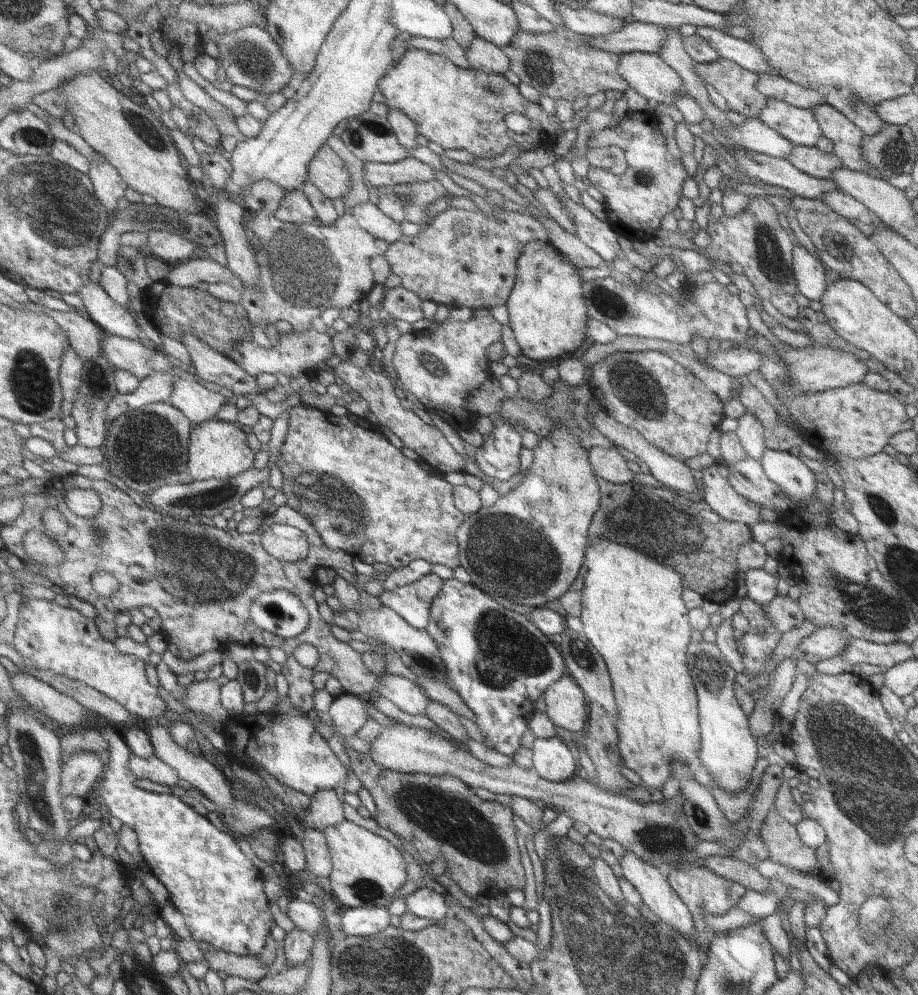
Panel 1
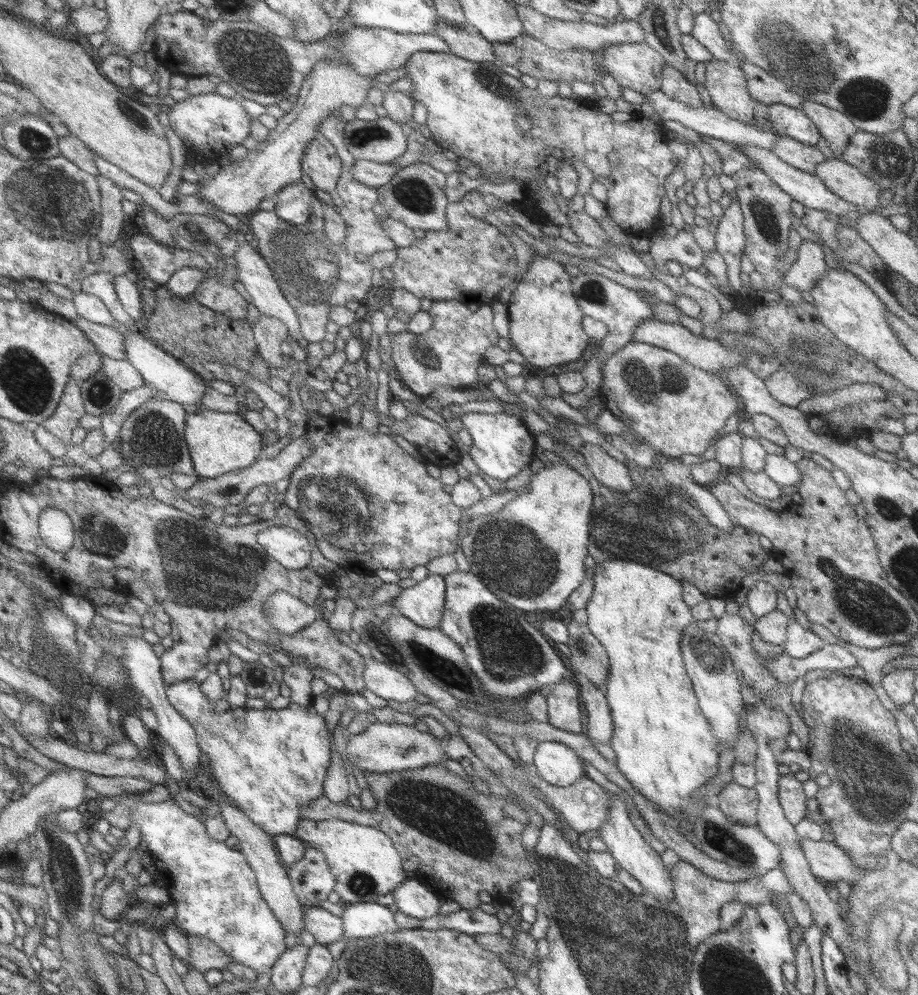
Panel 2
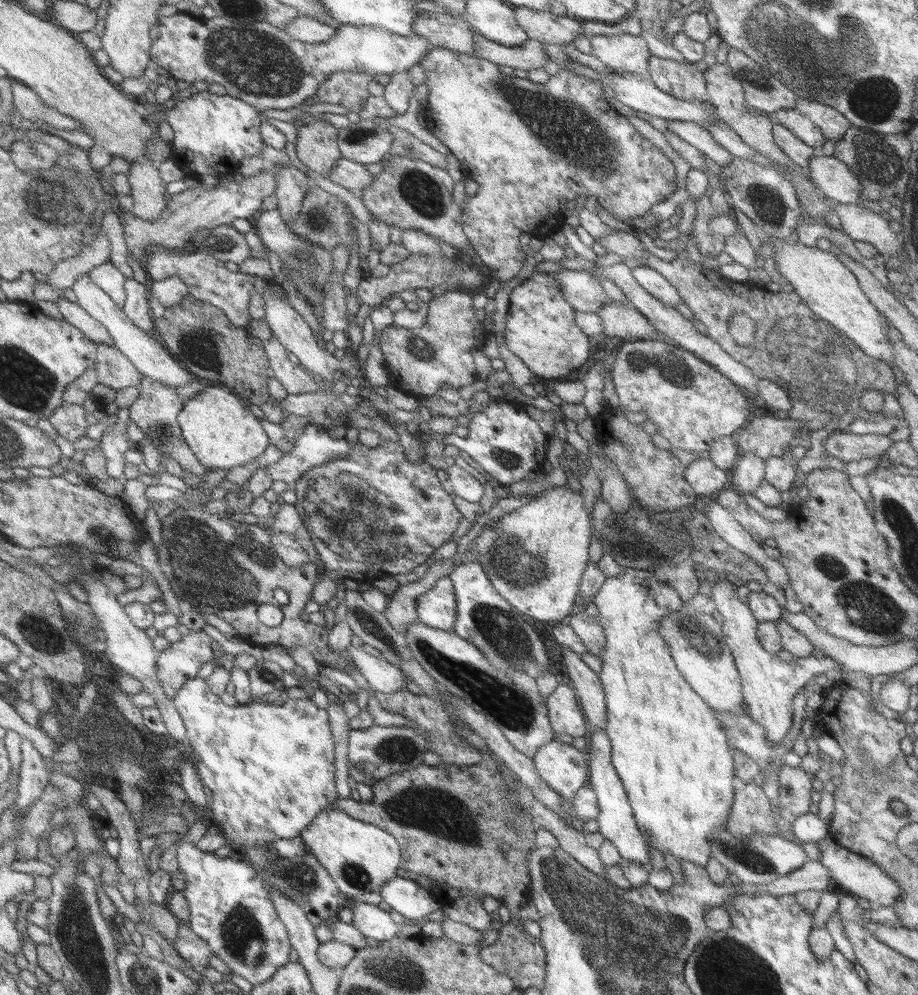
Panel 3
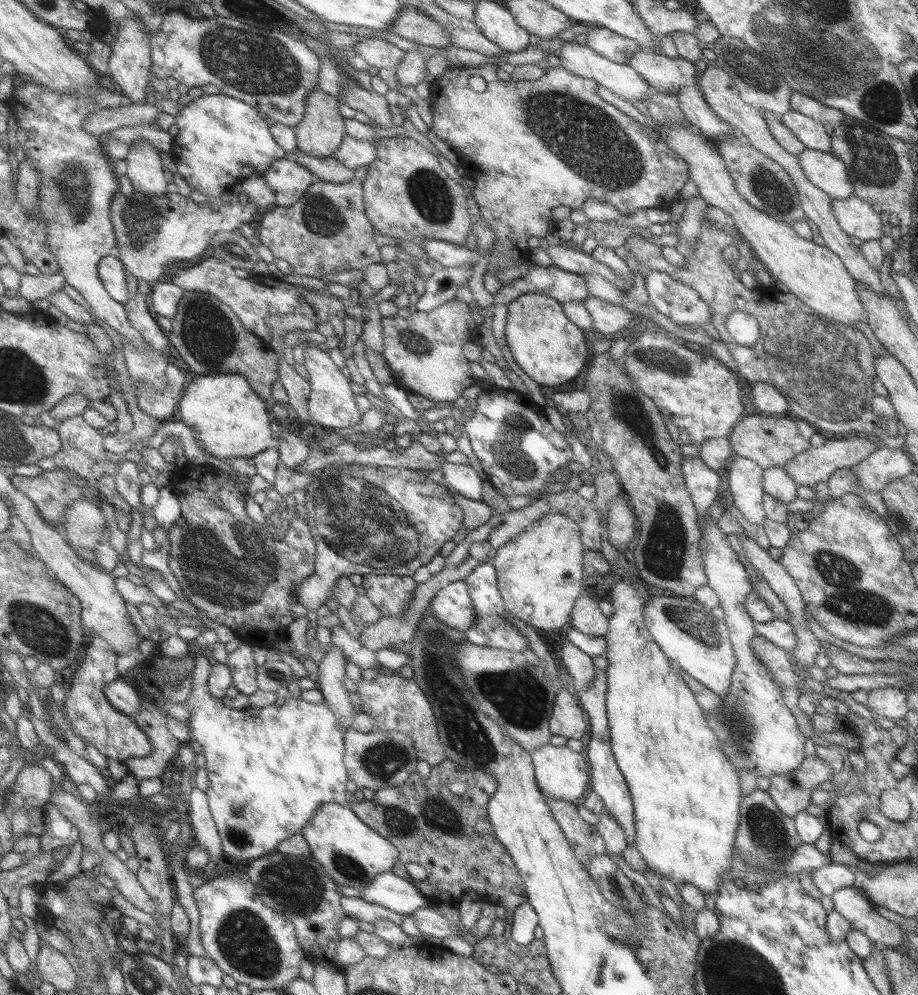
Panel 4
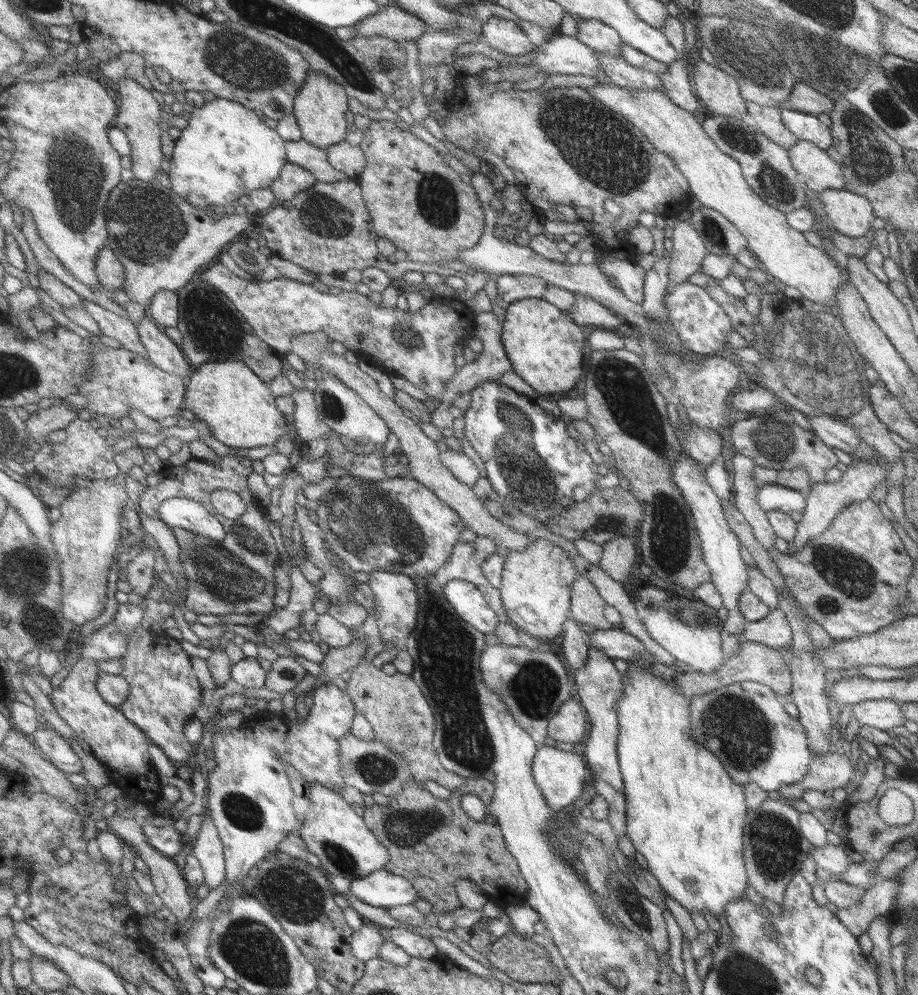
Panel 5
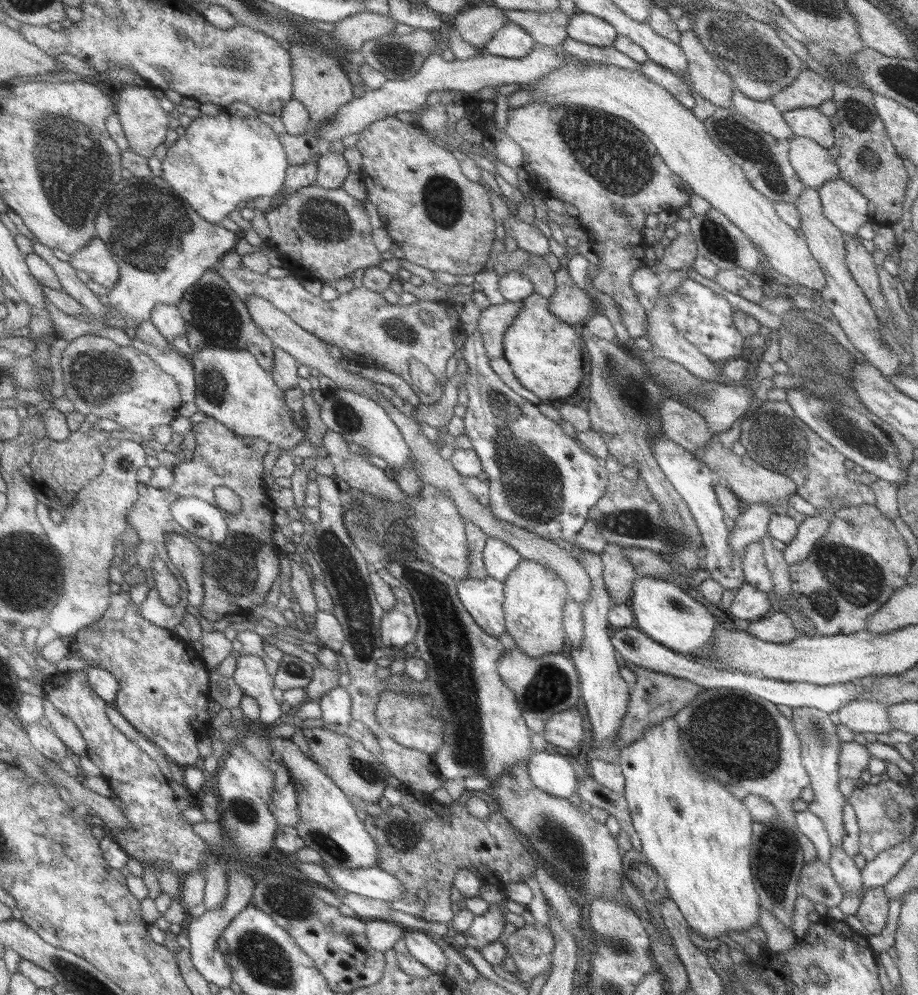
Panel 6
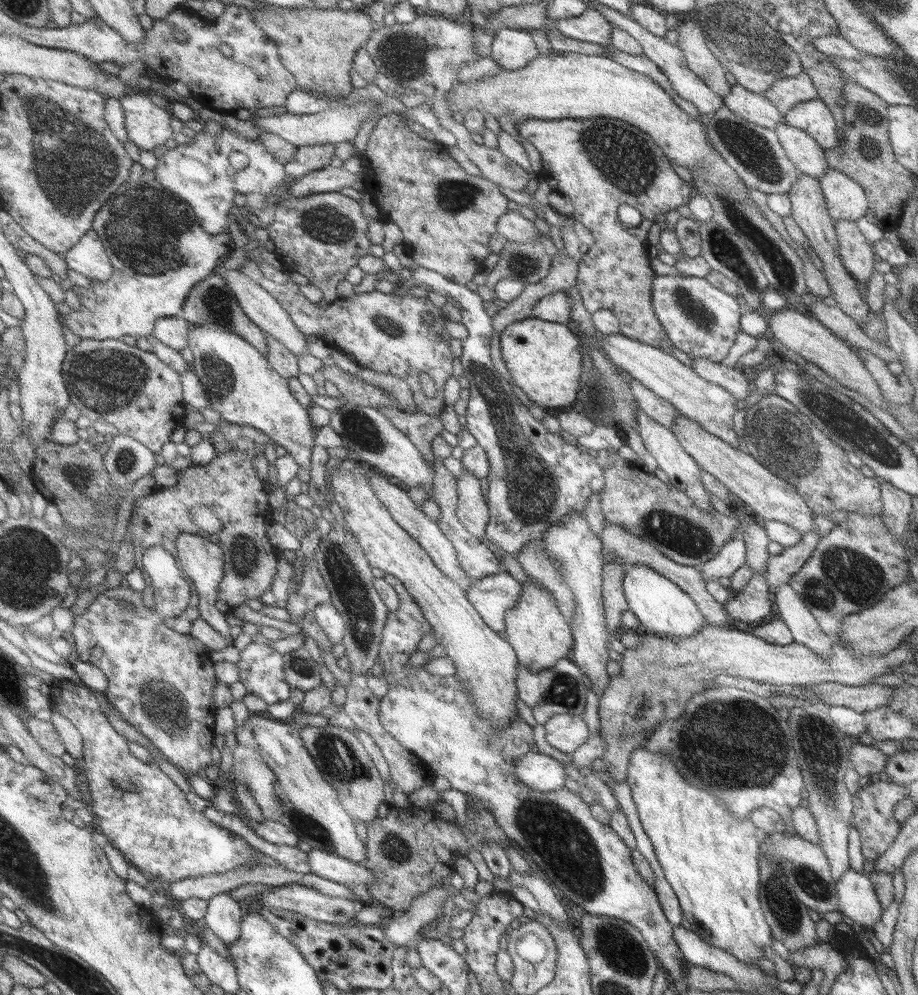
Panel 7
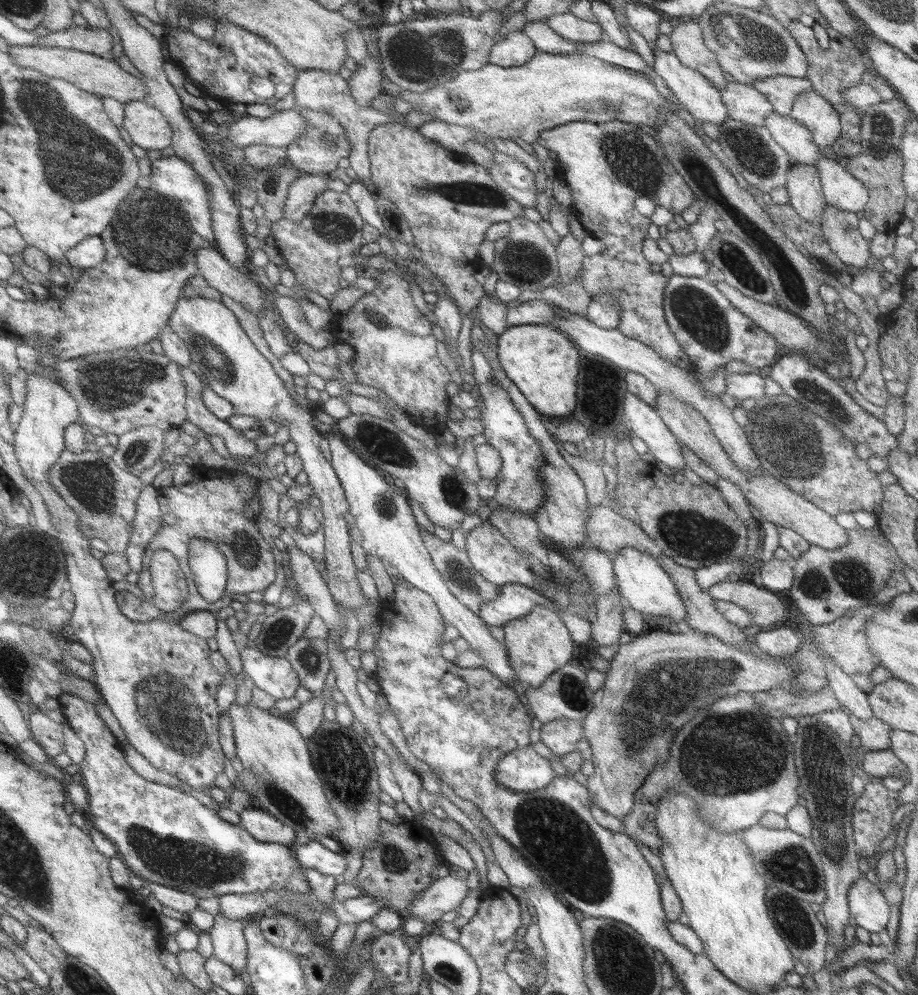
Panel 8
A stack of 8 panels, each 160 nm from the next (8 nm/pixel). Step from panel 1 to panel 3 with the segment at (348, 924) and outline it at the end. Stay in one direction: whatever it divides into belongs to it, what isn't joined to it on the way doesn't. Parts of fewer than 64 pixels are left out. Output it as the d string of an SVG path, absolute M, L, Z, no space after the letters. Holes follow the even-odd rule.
M363 902L352 903L353 924L359 932L367 938L378 941L387 941L399 937L412 939L421 936L423 922L409 922L399 925L391 914L379 908L377 905L363 904Z

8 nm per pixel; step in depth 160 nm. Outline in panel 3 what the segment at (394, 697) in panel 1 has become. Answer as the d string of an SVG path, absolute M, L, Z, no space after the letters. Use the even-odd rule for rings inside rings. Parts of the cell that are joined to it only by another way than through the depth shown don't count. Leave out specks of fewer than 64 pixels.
M351 645L347 652L373 691L389 694L405 688L404 672L399 667L383 658L372 656L363 649L362 646Z

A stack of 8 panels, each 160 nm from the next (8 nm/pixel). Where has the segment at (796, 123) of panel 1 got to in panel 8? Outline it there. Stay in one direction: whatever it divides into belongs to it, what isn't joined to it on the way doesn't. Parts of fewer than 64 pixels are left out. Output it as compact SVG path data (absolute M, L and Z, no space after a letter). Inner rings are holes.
M813 89L795 96L788 115L809 130L813 144L819 149L829 147L839 136L840 122L837 112Z

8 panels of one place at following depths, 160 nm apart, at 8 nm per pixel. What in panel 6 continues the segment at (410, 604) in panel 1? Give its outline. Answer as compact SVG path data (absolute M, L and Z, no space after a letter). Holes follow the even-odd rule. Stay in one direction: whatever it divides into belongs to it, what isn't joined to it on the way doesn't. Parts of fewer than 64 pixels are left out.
M487 576L458 581L458 595L477 624L491 636L505 632L502 613L503 583Z

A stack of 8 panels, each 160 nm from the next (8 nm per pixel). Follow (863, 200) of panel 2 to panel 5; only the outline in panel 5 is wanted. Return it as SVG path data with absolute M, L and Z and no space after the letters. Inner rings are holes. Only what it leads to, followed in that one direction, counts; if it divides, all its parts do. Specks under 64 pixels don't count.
M797 140L788 148L790 165L808 191L843 188L841 166L824 150L804 140Z

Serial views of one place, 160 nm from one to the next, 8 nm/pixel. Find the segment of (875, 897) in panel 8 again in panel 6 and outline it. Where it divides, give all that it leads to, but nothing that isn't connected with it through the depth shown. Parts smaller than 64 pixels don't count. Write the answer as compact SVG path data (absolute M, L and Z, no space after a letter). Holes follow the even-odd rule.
M831 848L827 867L829 867L832 878L839 885L839 889L841 889L843 895L861 891L859 868L855 866L852 858L849 858L841 848Z

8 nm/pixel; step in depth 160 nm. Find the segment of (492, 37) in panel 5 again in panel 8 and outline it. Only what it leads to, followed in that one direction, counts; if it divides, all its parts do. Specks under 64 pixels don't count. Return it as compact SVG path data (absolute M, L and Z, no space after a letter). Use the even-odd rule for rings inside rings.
M509 32L503 40L495 40L491 47L490 63L501 68L519 67L536 53L531 41L521 32Z

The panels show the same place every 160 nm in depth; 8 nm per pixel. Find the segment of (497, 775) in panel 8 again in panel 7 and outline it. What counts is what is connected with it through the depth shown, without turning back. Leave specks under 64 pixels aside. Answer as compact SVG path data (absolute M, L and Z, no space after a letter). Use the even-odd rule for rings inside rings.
M526 752L514 762L514 775L527 788L537 792L555 792L563 787L565 773L559 761L543 754Z

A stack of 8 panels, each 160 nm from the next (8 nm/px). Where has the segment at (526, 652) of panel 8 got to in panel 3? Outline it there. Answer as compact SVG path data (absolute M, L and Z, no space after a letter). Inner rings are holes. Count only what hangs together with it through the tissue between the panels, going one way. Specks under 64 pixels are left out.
M564 486L552 487L551 491L543 492L539 497L531 499L531 501L524 506L495 520L495 525L493 525L493 527L488 527L487 529L482 528L479 536L473 540L473 545L477 547L480 554L477 561L483 565L483 568L486 568L487 574L491 579L491 584L495 590L513 606L515 611L523 613L525 616L532 618L532 620L557 622L558 620L565 618L565 616L570 615L569 611L573 608L573 600L575 600L575 596L578 595L579 579L588 561L586 548L589 548L588 542L589 536L591 536L589 518L587 517L587 512L583 506L583 500L580 495L580 491L575 492Z

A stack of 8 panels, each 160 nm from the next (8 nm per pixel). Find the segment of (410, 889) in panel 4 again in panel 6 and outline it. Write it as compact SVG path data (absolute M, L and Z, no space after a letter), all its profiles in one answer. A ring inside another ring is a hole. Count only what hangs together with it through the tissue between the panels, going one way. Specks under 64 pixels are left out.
M324 864L331 881L345 892L359 894L374 900L393 902L403 900L405 885L381 867L355 869Z

